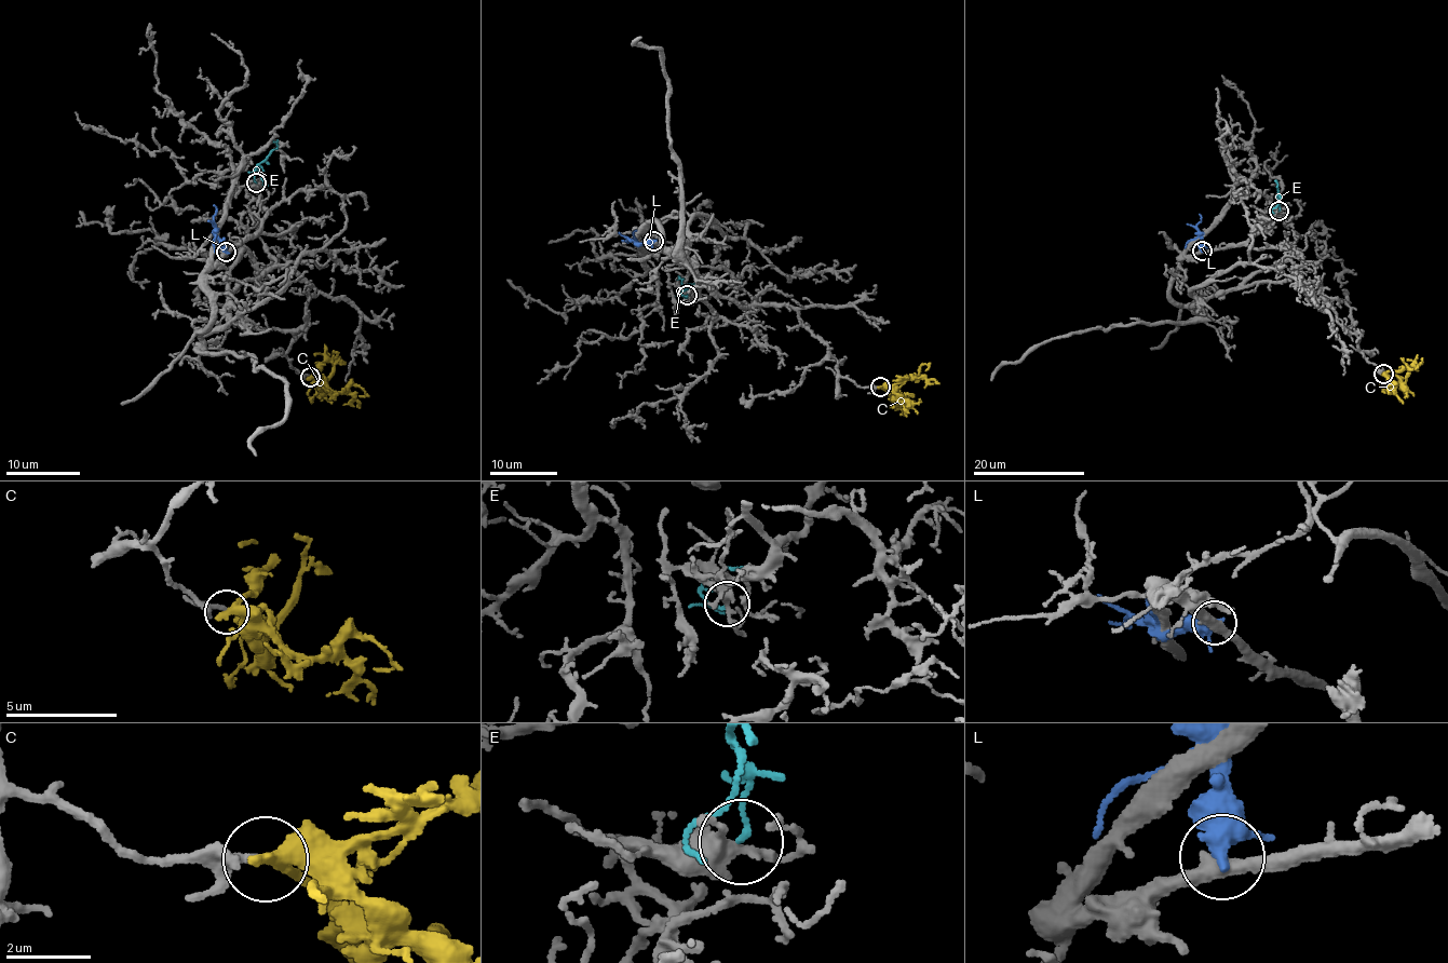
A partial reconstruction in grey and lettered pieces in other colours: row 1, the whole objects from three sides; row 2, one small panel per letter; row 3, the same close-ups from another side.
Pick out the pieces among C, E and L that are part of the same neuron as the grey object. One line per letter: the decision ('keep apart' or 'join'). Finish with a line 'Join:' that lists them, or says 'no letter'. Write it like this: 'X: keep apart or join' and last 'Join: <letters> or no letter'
C: keep apart
E: keep apart
L: keep apart
Join: no letter

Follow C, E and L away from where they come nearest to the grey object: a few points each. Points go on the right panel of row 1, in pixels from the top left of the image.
C: (1383, 374), (1389, 377), (1388, 387), (1392, 388), (1392, 384), (1388, 384), (1390, 393)
E: (1280, 211), (1274, 179)
L: (1202, 249), (1199, 214)

